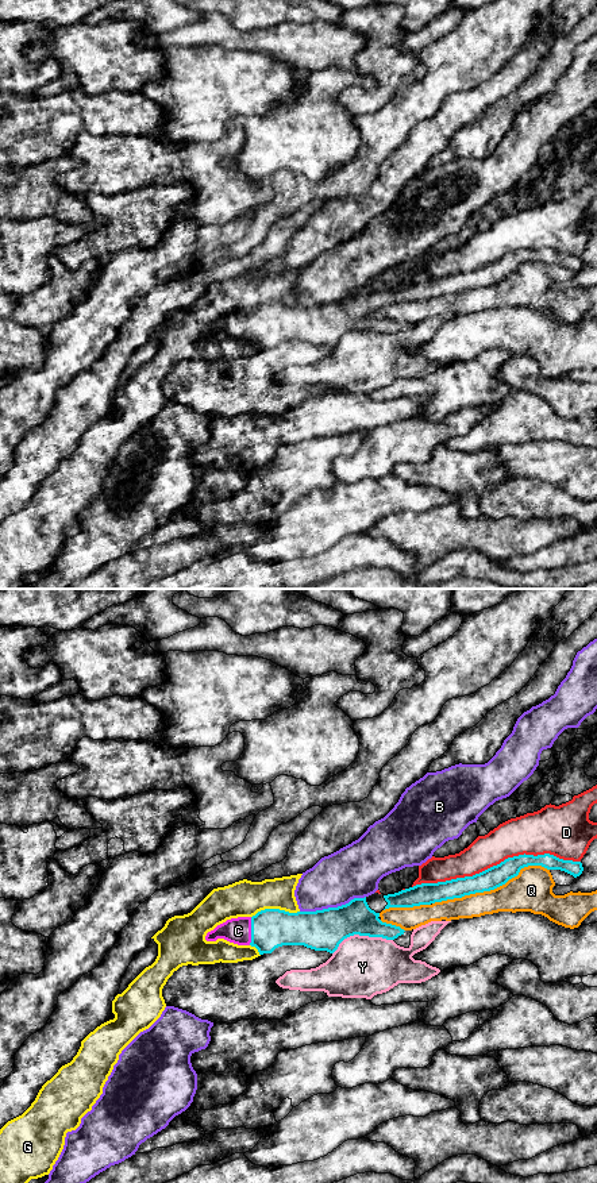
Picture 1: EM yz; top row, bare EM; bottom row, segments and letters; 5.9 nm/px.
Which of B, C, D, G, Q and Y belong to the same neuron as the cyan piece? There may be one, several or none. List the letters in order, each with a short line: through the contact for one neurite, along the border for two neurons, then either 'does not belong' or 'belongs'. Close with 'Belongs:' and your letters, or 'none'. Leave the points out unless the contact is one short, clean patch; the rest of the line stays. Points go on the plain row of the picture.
B: does not belong
C: belongs
D: does not belong
G: does not belong
Q: does not belong
Y: does not belong
Belongs: C

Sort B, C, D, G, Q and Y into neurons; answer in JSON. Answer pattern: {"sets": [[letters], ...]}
{"sets": [["B"], ["C"], ["D"], ["G"], ["Q"], ["Y"]]}

